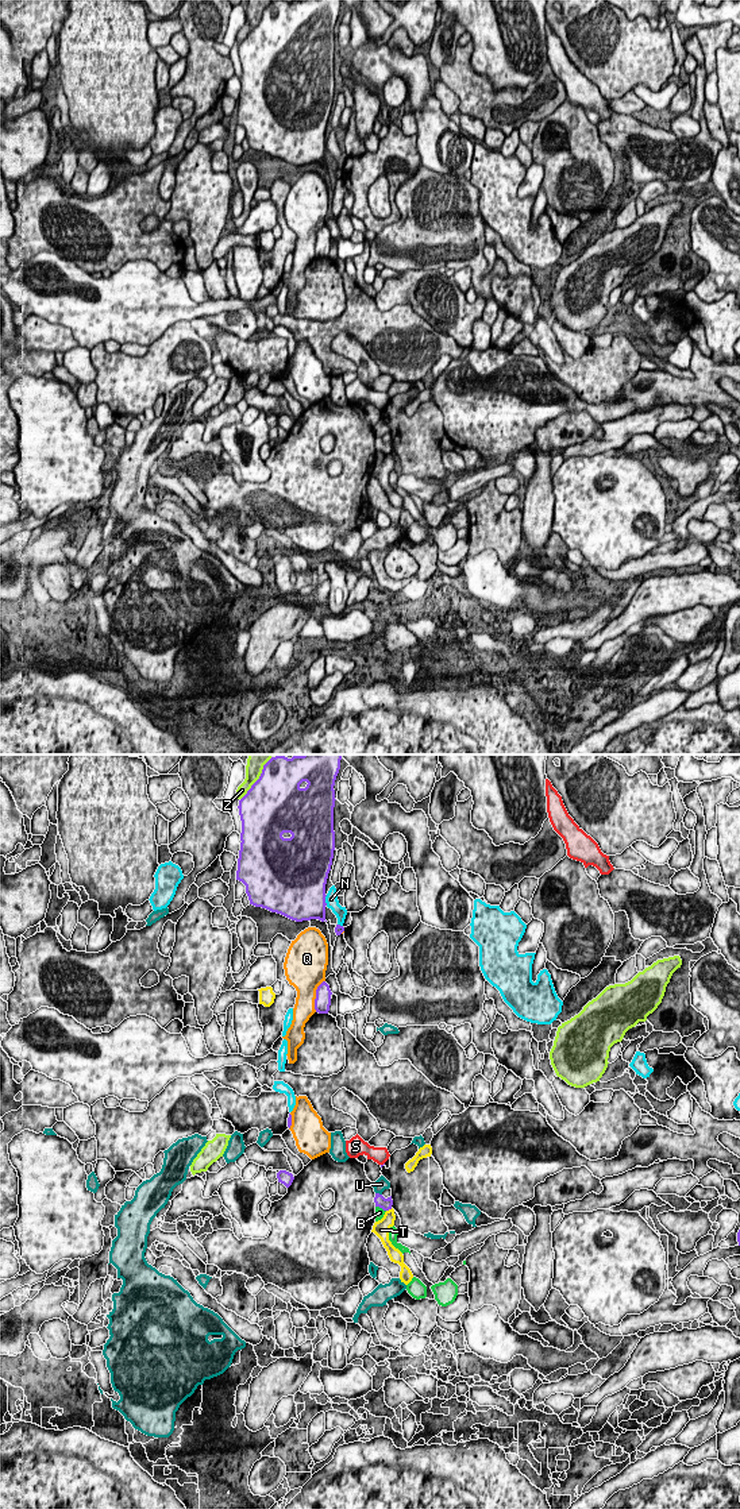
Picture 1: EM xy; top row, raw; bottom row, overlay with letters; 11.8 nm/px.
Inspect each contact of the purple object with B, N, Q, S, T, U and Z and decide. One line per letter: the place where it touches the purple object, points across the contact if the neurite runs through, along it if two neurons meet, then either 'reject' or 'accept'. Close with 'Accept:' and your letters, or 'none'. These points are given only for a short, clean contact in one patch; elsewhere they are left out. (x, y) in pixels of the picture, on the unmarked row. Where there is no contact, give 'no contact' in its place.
B: meets purple in xy at (381, 451); border along xy (376, 450), (385, 455); reject
N: meets purple in xy at (324, 145); reject
Q: meets purple in xy at (316, 240); reject
S: meets purple in xy at (384, 408); reject
T: meets purple in xy at (389, 452); reject
U: meets purple in xy at (378, 437); reject
Z: meets purple in xy at (258, 23); reject
Accept: none

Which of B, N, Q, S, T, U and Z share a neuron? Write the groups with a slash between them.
B / N / Q / S / T / U / Z

